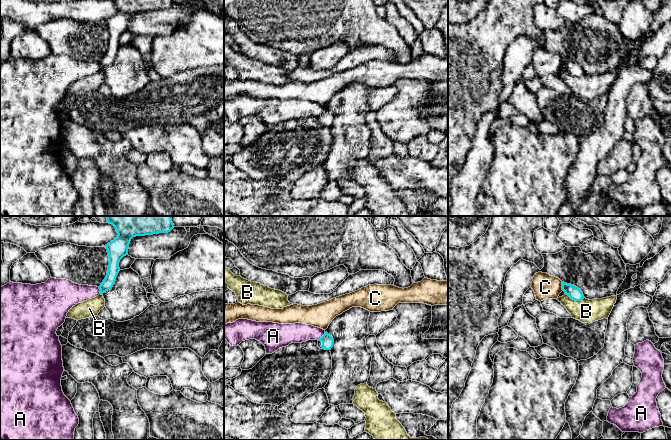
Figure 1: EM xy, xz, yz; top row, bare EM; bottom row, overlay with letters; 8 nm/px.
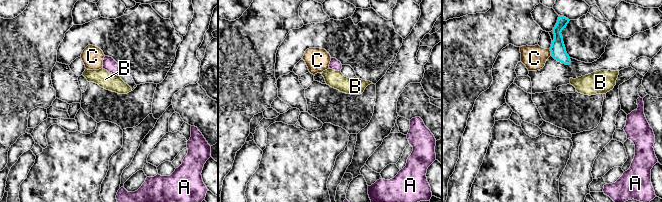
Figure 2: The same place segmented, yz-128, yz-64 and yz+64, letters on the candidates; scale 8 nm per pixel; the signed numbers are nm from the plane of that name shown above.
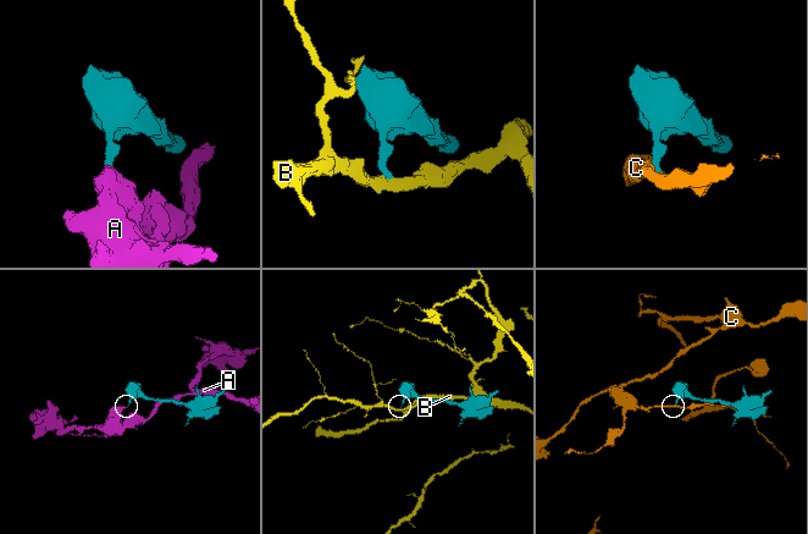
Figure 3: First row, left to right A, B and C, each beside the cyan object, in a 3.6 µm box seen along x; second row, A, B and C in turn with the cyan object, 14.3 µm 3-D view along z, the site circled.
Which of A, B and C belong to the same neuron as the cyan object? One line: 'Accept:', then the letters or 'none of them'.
Accept: none of them

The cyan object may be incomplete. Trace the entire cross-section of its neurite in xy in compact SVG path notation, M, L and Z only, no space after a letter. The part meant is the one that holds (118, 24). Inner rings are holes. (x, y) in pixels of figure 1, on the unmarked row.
M112 0L117 13L106 21L109 32L108 48L99 62L100 70L113 63L120 47L119 38L128 30L129 20L133 13L168 9L174 4L174 0Z

